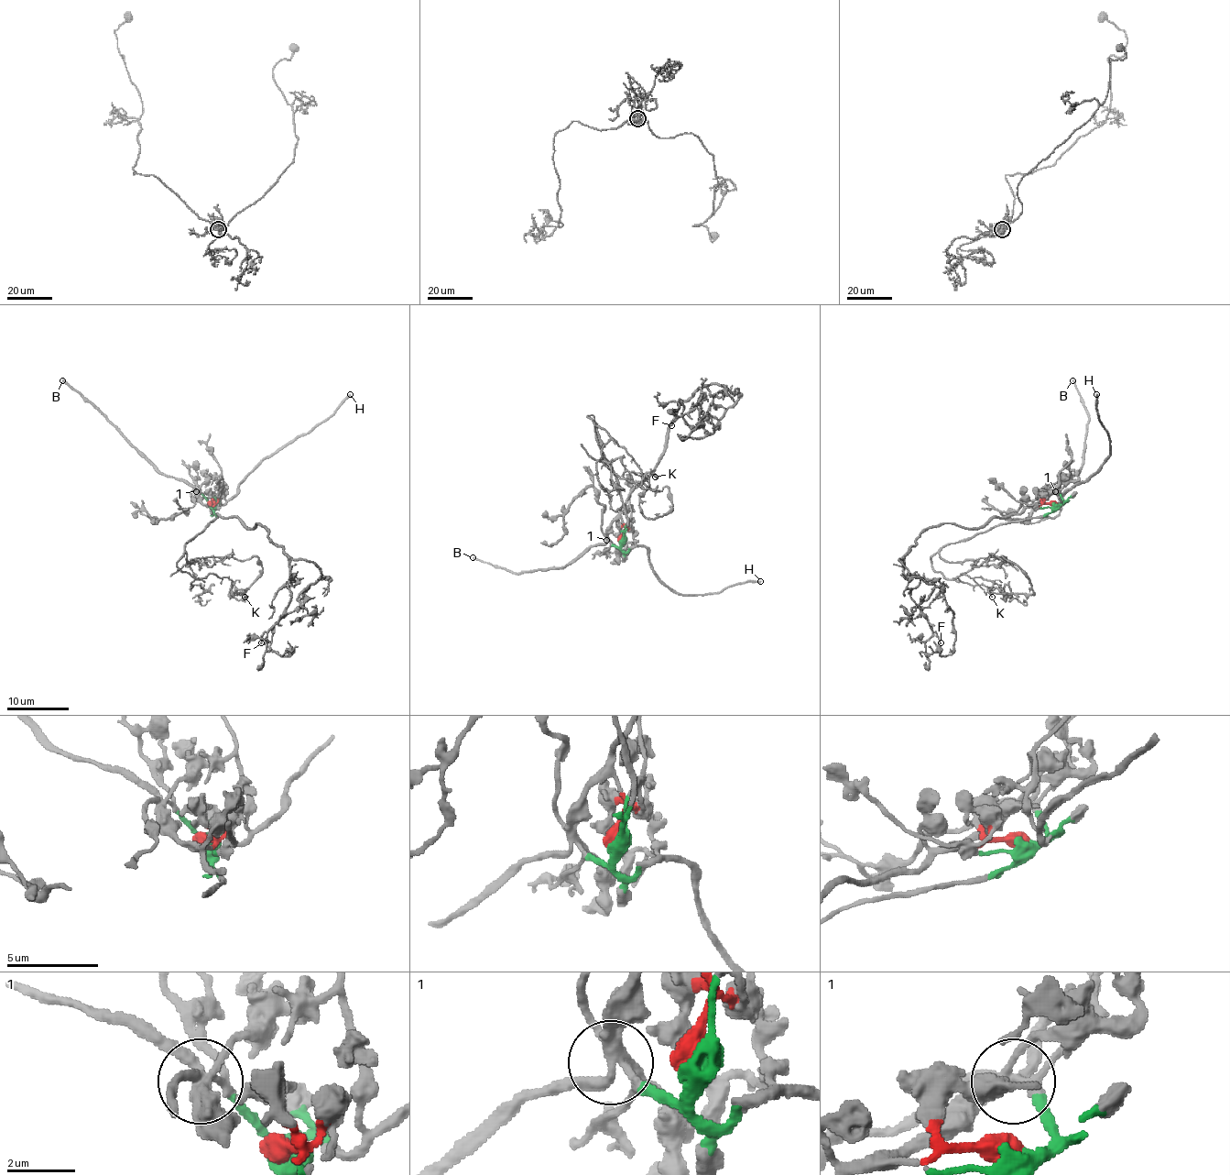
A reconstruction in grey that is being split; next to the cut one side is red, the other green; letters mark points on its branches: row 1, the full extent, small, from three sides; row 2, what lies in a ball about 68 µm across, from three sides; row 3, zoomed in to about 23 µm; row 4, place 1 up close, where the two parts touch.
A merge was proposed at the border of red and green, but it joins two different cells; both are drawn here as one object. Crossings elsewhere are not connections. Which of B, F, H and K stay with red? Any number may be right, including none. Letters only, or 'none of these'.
B, F

